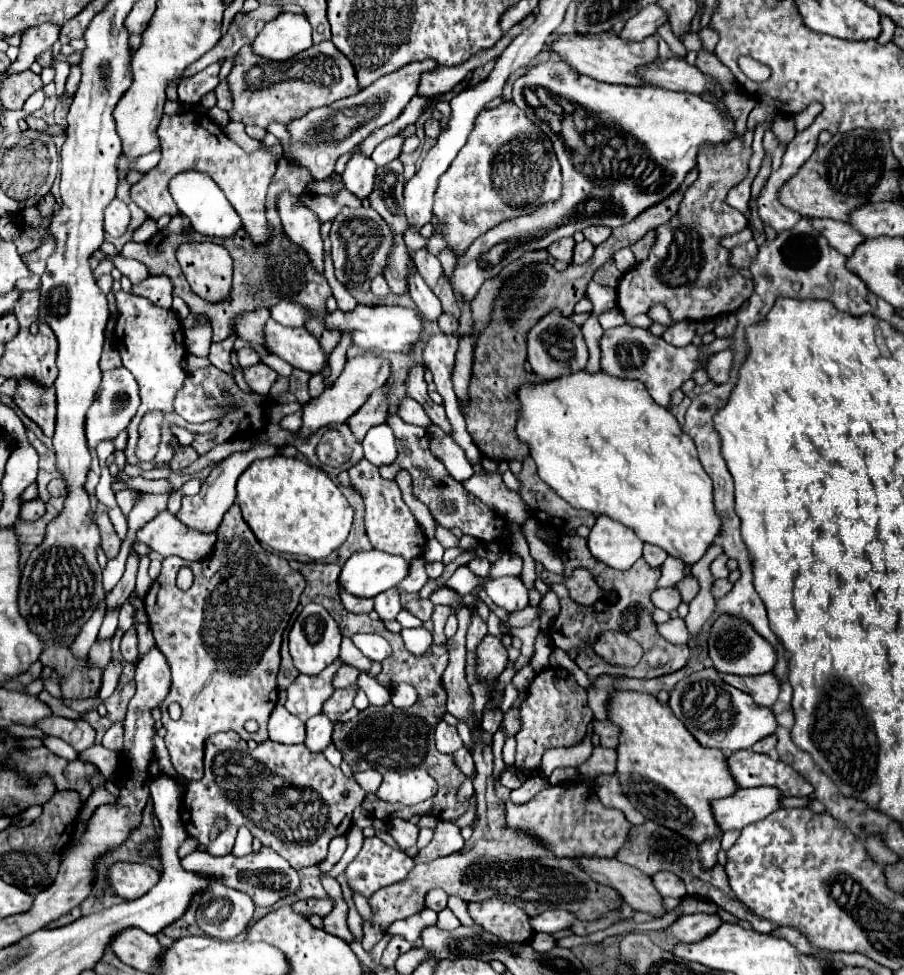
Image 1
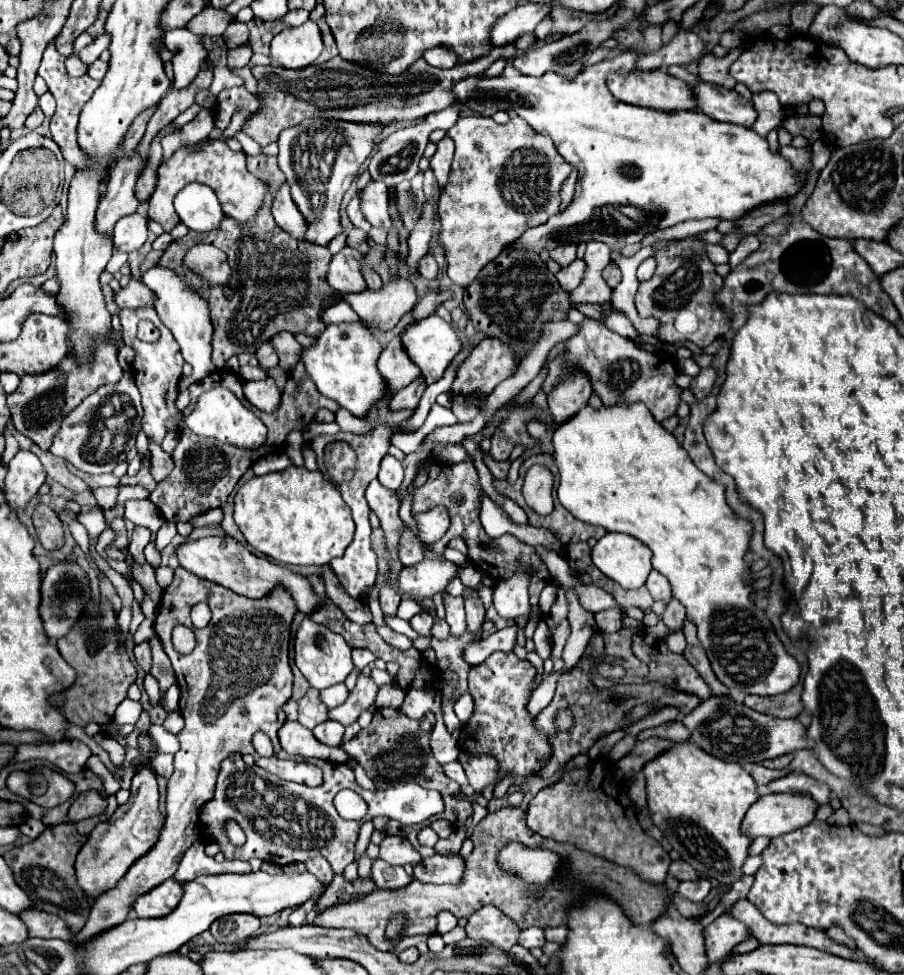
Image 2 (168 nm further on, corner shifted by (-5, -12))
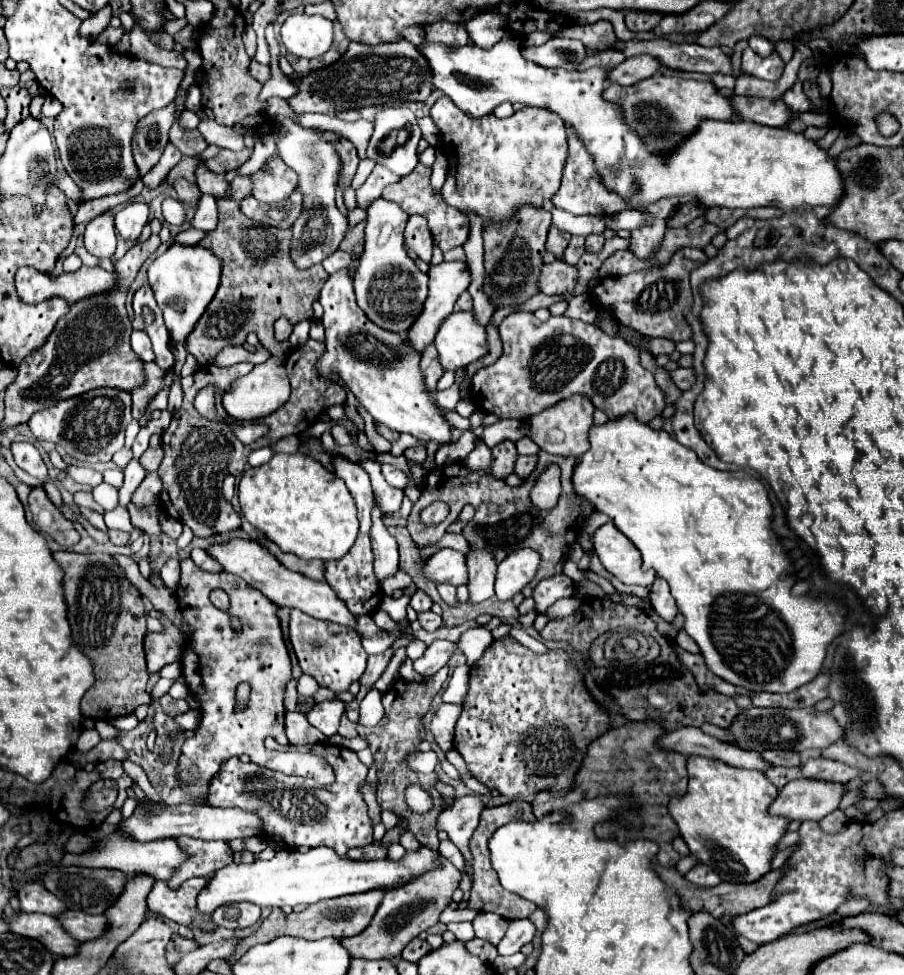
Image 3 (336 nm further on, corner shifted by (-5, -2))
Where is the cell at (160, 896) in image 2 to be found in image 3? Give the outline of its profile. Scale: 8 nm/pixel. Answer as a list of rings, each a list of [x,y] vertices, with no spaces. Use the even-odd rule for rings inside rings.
[[[190,878],[174,892],[166,886],[166,882],[154,882],[152,892],[148,894],[148,908],[158,916],[188,928],[214,932],[218,926],[212,922],[212,916],[208,914],[208,918],[200,918],[200,914],[196,914],[196,898],[206,884],[208,878]]]

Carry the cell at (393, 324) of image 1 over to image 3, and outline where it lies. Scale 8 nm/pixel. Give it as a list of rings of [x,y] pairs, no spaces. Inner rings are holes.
[[[452,312],[434,340],[444,370],[466,368],[488,354],[486,328],[476,322],[474,312]]]

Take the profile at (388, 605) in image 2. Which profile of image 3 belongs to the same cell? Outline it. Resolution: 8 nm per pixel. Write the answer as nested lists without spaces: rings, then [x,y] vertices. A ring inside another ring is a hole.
[[[374,500],[370,538],[372,538],[372,552],[374,552],[374,572],[378,580],[384,580],[398,570],[398,544],[394,536],[388,534],[388,528],[384,526],[382,518],[384,512]]]

